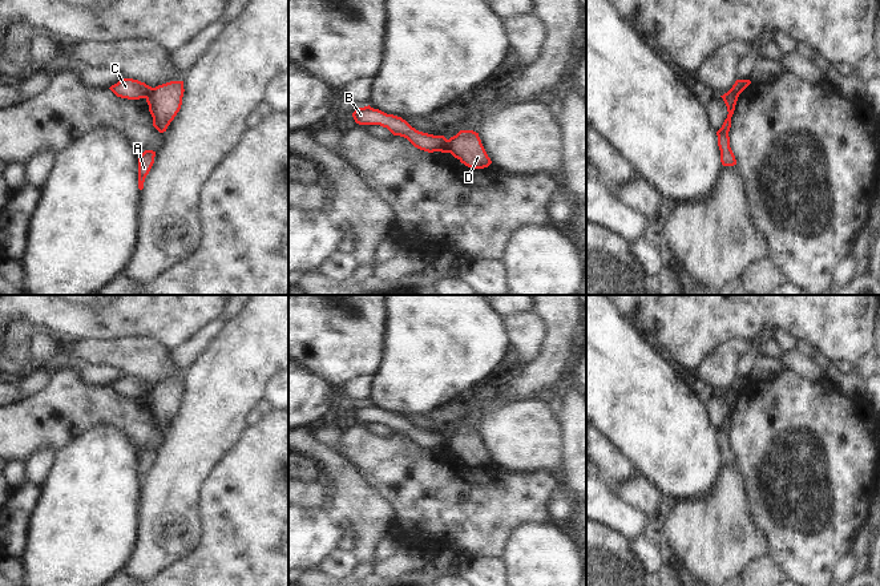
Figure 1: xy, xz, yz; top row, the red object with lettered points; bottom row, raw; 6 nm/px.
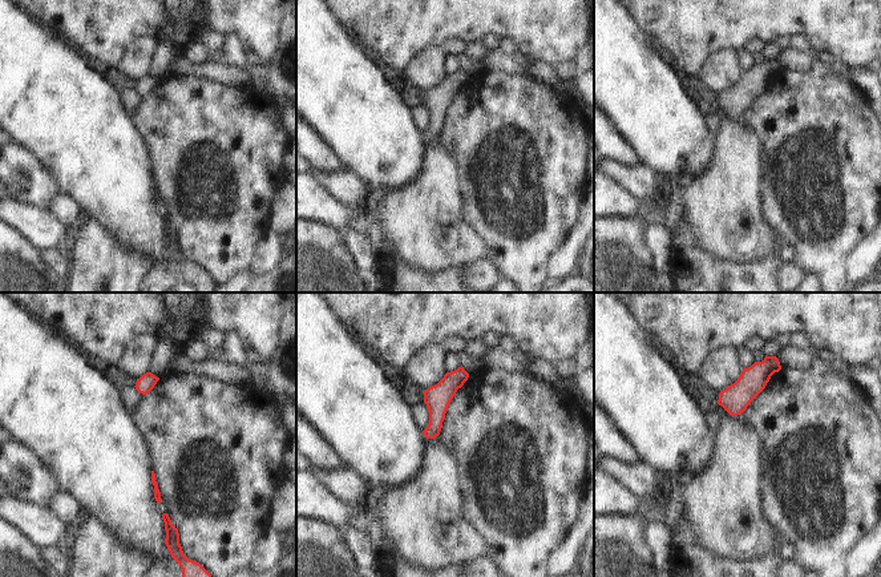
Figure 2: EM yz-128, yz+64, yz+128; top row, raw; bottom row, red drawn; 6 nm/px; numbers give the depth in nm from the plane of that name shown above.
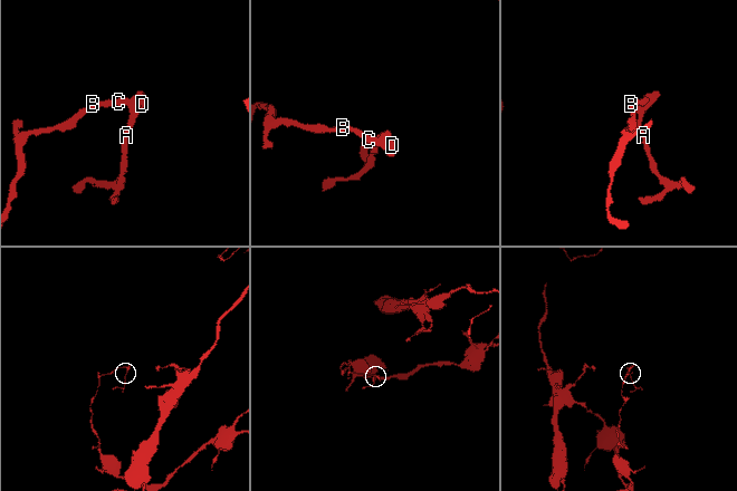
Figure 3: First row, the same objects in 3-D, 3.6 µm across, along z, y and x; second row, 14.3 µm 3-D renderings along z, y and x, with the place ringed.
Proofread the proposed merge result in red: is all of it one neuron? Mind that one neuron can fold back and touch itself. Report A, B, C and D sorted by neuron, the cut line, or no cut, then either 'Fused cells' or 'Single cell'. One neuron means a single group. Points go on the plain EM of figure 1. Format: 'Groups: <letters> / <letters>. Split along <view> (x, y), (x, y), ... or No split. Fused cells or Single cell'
Groups: A D / B C. Split along xz (447, 437), (449, 449). Fused cells

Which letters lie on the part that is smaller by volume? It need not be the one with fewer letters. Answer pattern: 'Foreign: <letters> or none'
Foreign: A, D

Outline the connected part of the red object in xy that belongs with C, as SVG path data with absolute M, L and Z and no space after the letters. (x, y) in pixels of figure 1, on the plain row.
M124 376L109 385L117 395L128 397L146 396L152 384L133 376Z

